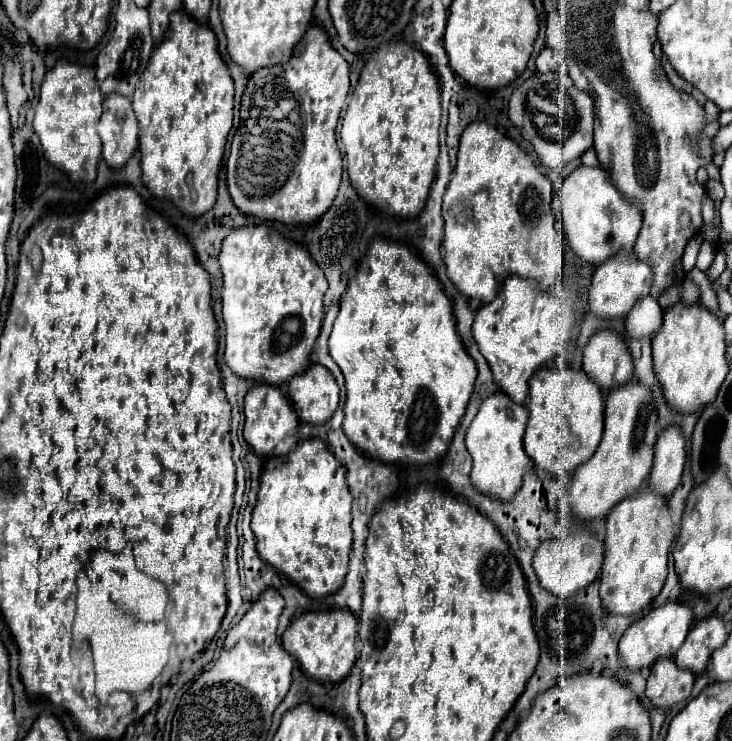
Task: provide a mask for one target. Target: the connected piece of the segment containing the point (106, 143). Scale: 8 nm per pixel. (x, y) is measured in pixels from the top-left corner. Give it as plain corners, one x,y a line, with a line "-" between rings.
110,94
104,98
104,112
98,124
102,156
110,168
124,168
138,148
138,120
126,96

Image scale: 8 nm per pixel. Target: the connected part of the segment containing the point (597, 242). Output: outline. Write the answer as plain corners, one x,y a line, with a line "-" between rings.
580,166
562,184
558,194
564,214
564,230
570,248
586,262
598,266
620,250
632,250
642,226
642,208
638,202
630,202
612,184
604,168

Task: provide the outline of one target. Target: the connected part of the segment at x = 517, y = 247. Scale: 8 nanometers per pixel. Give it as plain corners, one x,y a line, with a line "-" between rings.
486,122
470,124
458,150
458,164
454,176
446,188
442,214
446,220
442,256
446,262
446,274
454,286
468,298
488,304
494,300
500,284
516,274
526,280
538,282
542,290
550,290
560,282
562,274
562,238
554,230
552,218
552,184
538,172
530,156
506,134
488,126

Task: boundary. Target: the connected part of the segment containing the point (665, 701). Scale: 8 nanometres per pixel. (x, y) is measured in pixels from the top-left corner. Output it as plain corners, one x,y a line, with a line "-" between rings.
660,658
650,672
646,684
646,696
654,708
666,710
686,698
690,698
694,686
694,674
678,668
672,658

